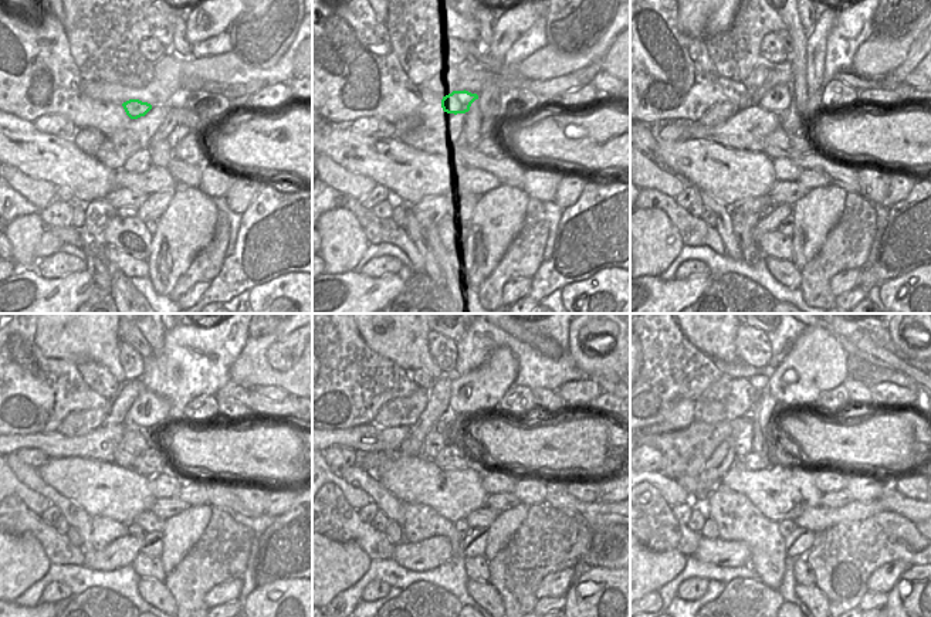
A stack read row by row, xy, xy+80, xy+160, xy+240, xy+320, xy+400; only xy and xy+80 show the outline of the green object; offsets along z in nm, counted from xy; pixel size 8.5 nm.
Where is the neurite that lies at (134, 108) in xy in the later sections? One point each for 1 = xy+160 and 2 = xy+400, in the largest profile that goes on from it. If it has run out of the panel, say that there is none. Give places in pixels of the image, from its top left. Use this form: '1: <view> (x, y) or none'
1: xy+160 (779, 98)
2: xy+400 (816, 363)

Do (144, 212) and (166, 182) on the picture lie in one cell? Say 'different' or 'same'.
different

